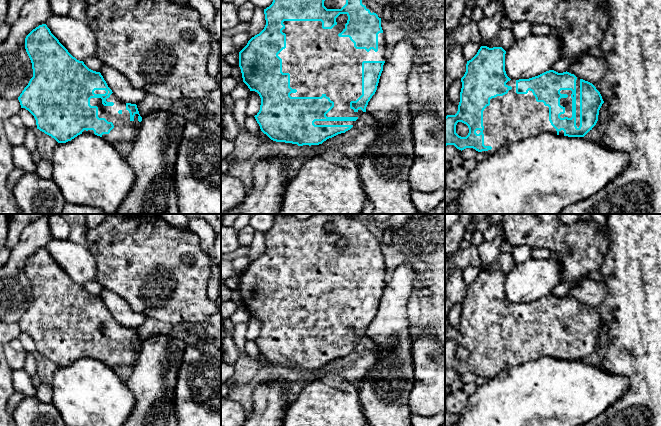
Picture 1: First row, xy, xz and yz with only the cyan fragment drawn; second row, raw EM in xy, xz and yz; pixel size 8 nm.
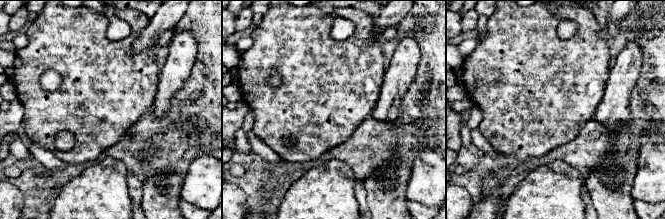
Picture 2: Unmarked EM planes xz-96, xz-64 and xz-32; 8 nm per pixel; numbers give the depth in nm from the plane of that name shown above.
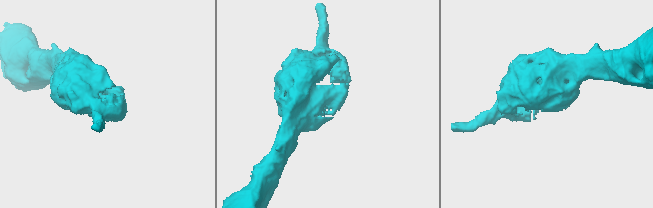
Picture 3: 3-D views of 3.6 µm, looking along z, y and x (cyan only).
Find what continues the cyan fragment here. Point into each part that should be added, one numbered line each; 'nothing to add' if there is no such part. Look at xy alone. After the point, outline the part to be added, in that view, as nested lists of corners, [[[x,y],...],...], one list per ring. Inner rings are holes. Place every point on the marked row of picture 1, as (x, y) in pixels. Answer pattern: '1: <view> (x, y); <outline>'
1: xy (124, 130); [[[111,94],[106,99],[107,102],[113,102],[113,106],[104,106],[101,98],[91,98],[90,105],[98,107],[98,117],[105,118],[112,122],[114,128],[109,134],[103,134],[102,138],[110,144],[116,142],[134,142],[138,135],[141,122],[138,121],[138,114],[135,114],[134,120],[130,120],[130,113],[126,109],[126,103],[122,102],[115,94]]]

